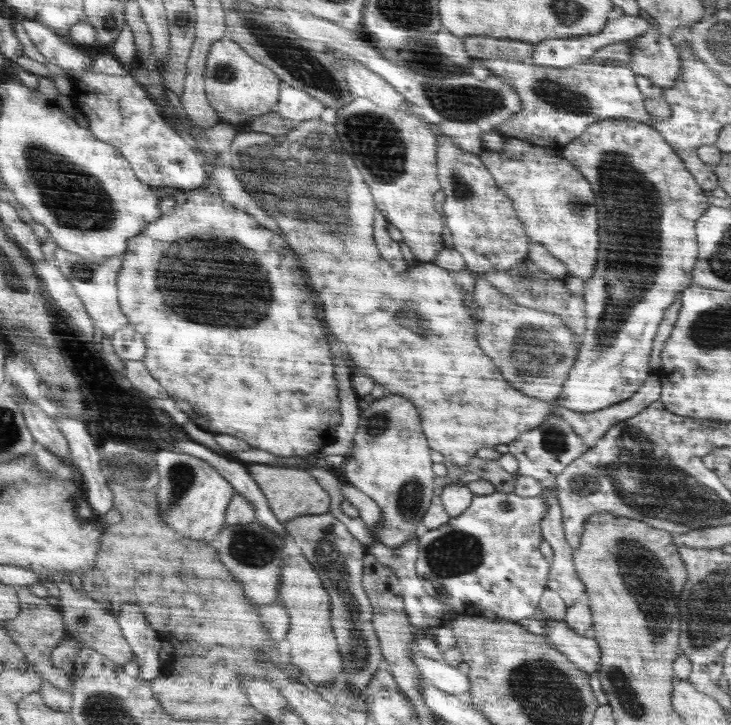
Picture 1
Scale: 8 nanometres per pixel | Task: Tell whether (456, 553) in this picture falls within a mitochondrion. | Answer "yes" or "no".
yes

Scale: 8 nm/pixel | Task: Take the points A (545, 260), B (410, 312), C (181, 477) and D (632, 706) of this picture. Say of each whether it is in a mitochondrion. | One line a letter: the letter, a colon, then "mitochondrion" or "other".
A: other
B: mitochondrion
C: mitochondrion
D: mitochondrion

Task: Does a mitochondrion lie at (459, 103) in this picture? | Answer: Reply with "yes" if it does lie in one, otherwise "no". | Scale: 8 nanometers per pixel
yes

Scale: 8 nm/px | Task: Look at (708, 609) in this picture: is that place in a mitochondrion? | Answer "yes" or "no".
yes

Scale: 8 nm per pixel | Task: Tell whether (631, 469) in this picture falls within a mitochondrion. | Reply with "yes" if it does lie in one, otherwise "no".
yes

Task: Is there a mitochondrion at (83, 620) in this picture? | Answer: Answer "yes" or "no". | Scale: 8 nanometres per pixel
yes

